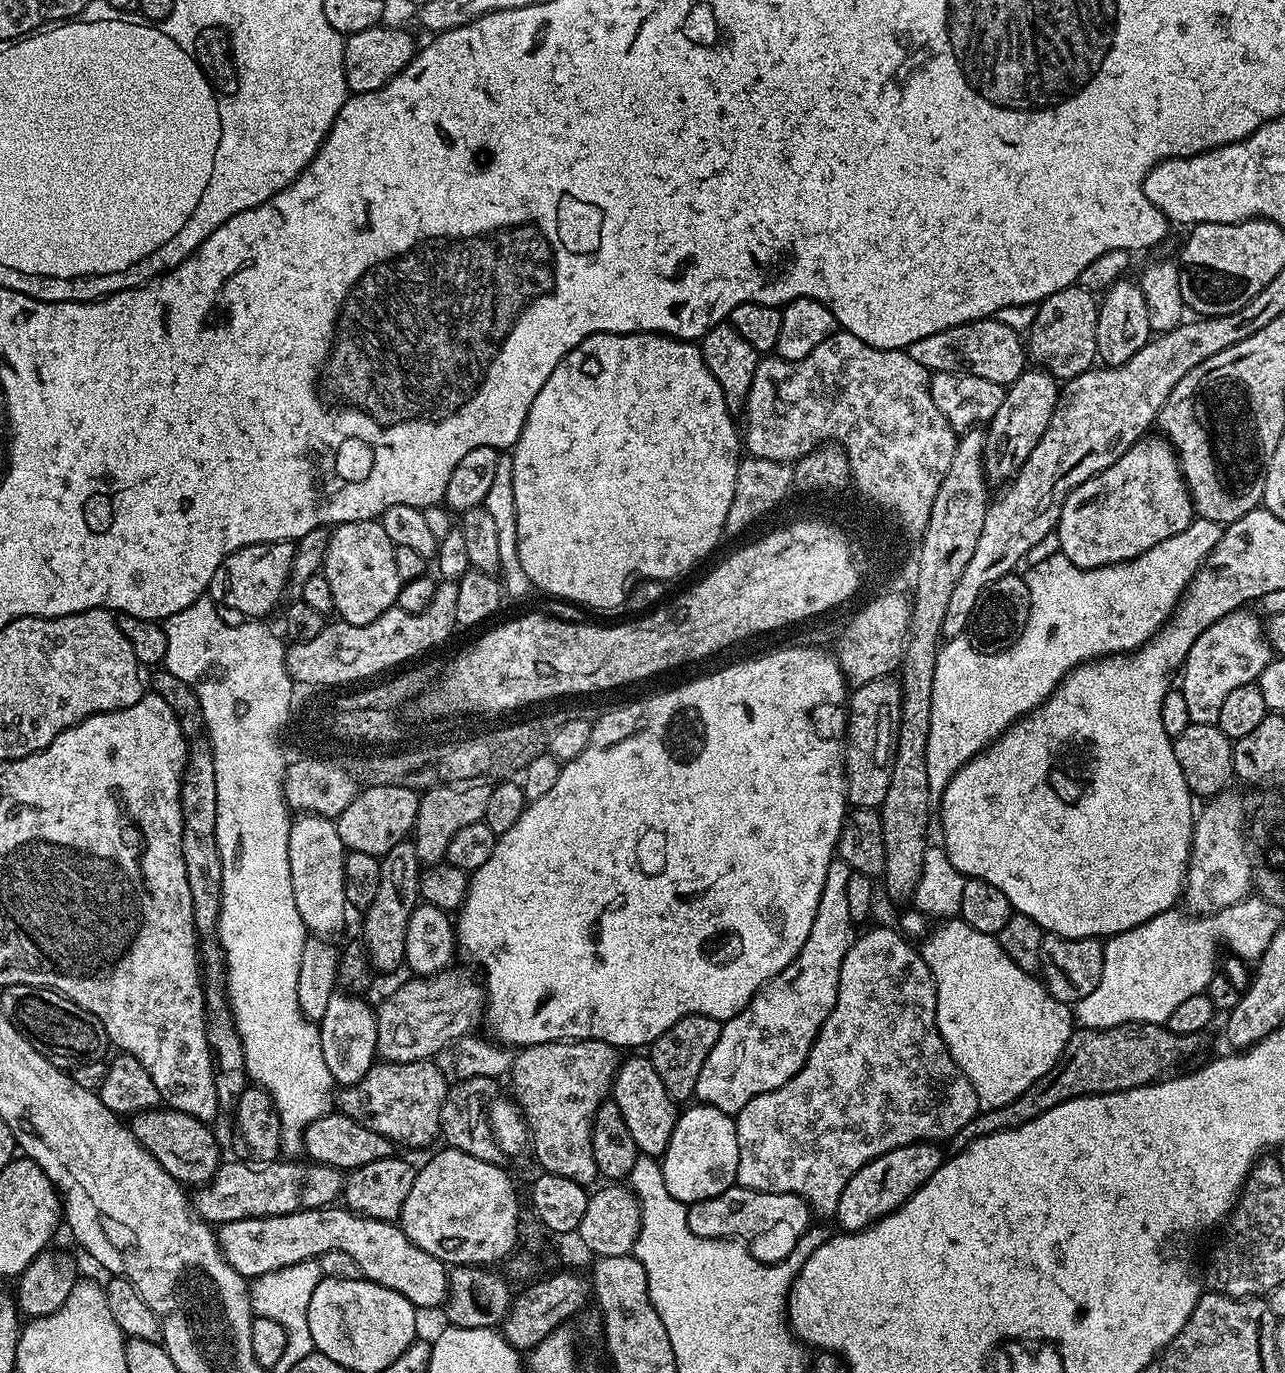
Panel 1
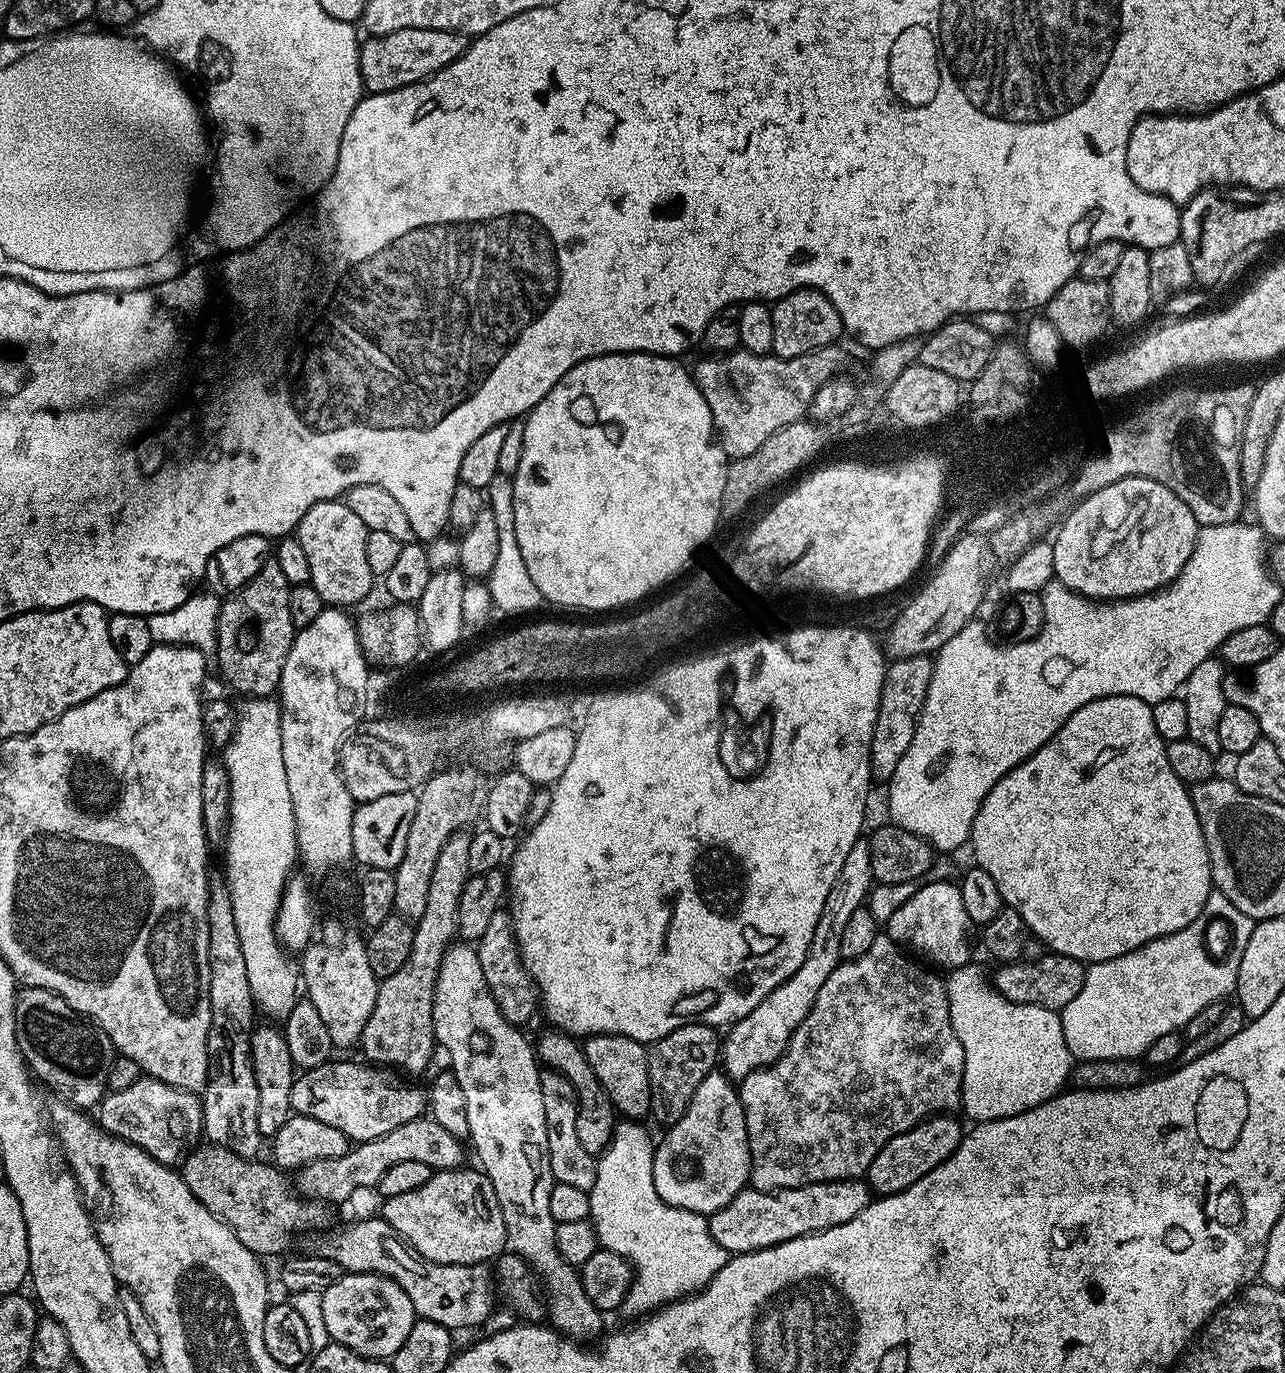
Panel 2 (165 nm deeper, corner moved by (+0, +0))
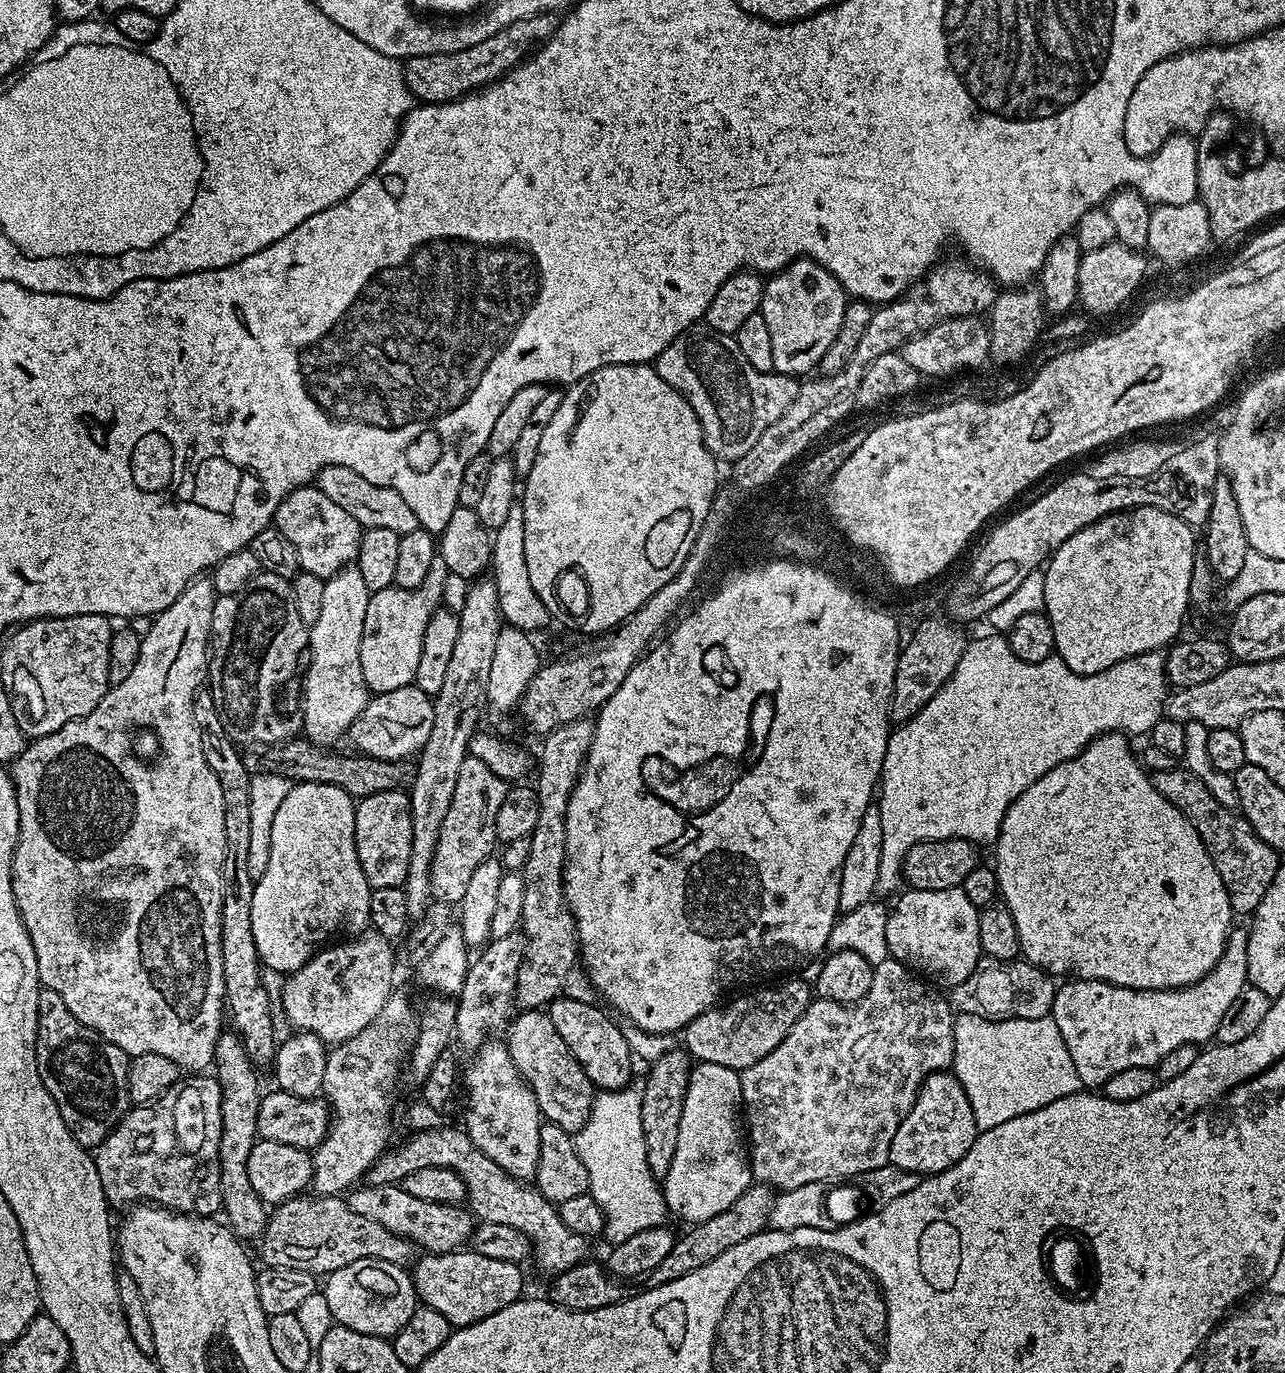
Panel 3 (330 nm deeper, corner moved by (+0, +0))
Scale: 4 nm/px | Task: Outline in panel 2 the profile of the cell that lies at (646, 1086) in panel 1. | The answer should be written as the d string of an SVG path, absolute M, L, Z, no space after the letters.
M590 1036L583 1041L586 1062L594 1070L602 1090L624 1118L644 1118L652 1110L650 1102L650 1078L648 1077L648 1048L625 1036Z

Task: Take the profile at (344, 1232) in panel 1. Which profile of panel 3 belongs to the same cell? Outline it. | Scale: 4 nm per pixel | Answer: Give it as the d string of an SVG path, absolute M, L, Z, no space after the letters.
M471 1250L438 1252L421 1257L420 1261L415 1261L416 1269L410 1272L419 1303L438 1310L442 1318L452 1323L453 1329L482 1322L482 1318L490 1318L490 1314L498 1314L498 1310L521 1299L523 1292L520 1291L524 1288L521 1265L497 1262L495 1258L486 1258Z

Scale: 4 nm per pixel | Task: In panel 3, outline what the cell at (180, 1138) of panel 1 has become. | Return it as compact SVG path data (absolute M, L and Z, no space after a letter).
M308 1195L293 1196L269 1215L268 1225L258 1240L260 1256L267 1267L286 1266L290 1270L329 1274L352 1262L358 1262L358 1258L378 1258L401 1266L407 1265L408 1259L413 1259L414 1245L411 1240L386 1230L386 1226L370 1218L354 1214L347 1199L340 1196Z

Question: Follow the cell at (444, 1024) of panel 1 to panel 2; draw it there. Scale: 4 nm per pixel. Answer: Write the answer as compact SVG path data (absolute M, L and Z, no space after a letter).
M498 911L494 918L490 918L486 934L482 934L475 950L478 962L482 962L482 974L486 974L486 982L494 994L494 1002L498 1002L498 1010L502 1010L511 1024L524 1026L538 1012L538 986L520 960L520 948L516 944L516 935L512 932L512 917L507 911Z

